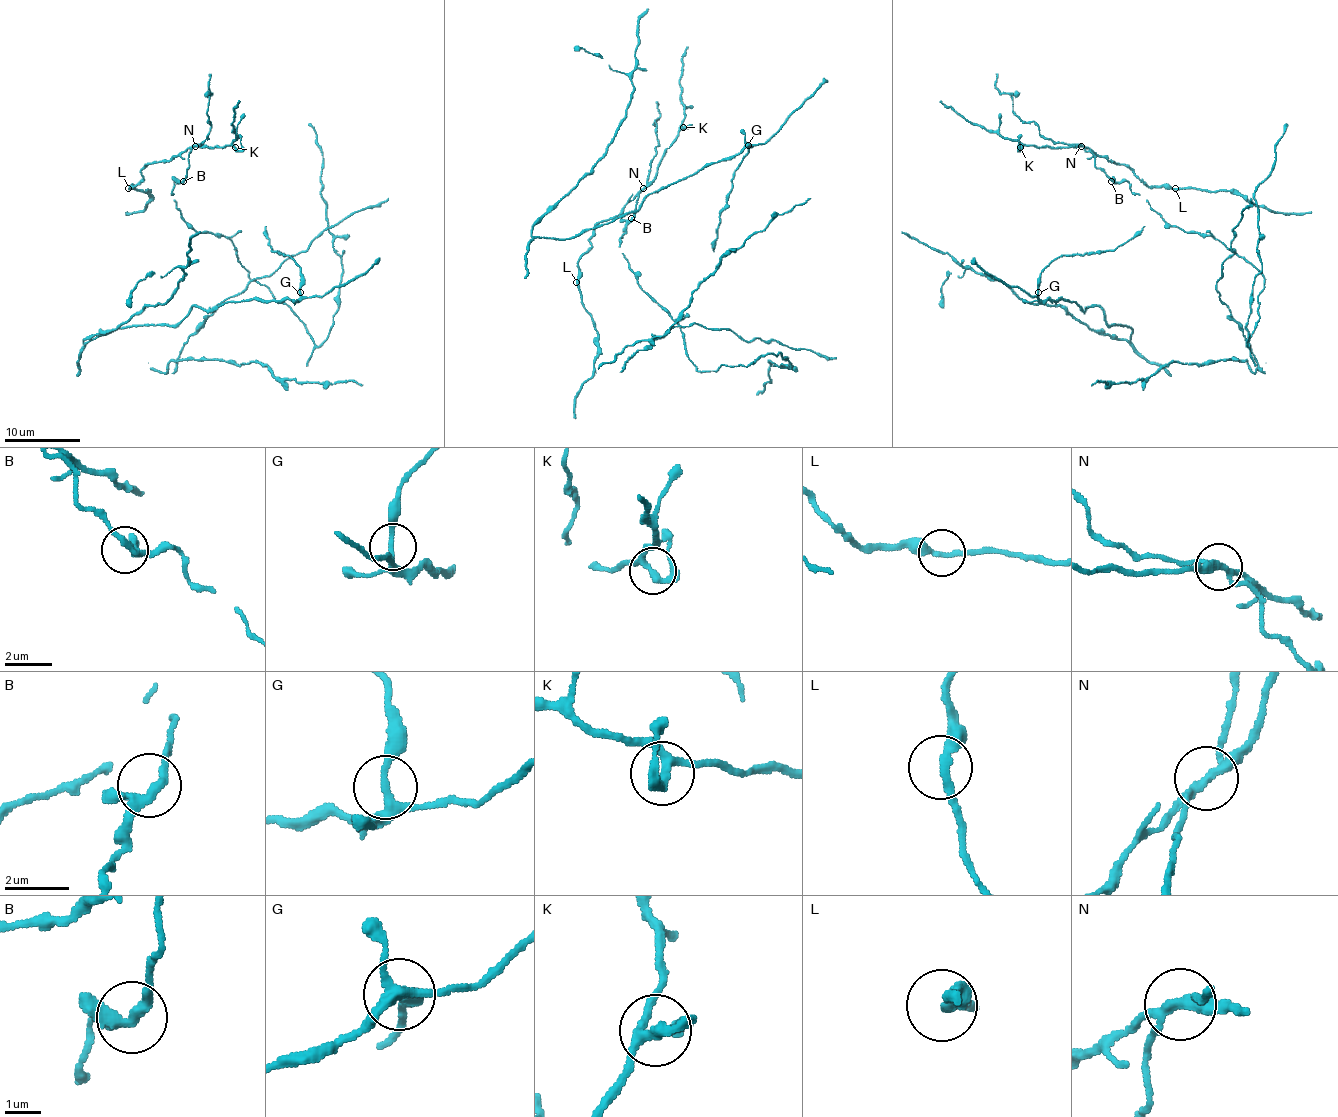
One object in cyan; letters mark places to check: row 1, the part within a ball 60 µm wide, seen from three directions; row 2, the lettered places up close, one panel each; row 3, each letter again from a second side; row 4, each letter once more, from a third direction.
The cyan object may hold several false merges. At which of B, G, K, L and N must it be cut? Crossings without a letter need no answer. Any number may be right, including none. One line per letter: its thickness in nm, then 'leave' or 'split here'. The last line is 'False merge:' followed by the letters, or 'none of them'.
B: 240 nm thick; leave
G: 240 nm thick; leave
K: 240 nm thick; leave
L: 260 nm thick; leave
N: 280 nm thick; split here
False merge: N

